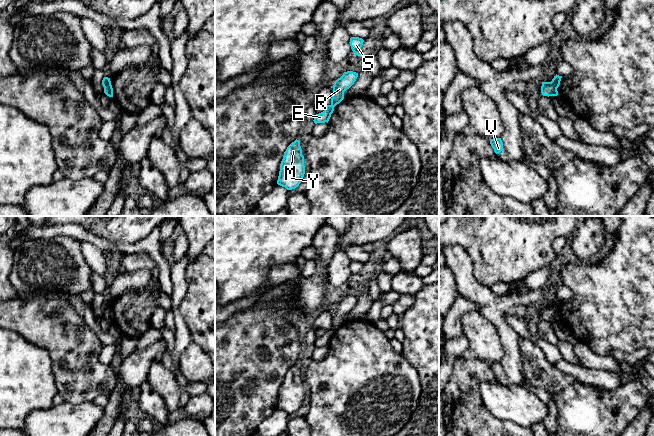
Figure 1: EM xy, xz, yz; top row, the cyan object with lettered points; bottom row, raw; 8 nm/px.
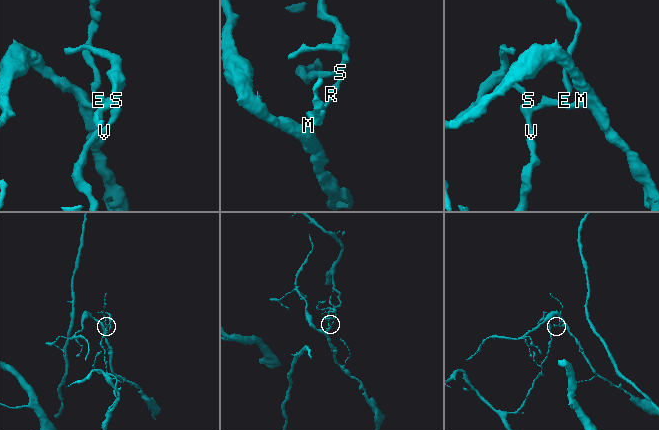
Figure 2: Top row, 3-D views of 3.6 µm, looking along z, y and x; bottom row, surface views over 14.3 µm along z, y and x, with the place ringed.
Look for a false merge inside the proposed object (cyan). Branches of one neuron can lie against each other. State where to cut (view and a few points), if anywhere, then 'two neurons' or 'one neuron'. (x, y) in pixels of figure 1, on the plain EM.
cut yz (550, 306), (556, 312); two neurons

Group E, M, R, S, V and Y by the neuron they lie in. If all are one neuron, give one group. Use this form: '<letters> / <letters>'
E M Y / R S V

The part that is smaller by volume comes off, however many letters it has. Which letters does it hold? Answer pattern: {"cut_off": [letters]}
{"cut_off": ["E", "M", "Y"]}

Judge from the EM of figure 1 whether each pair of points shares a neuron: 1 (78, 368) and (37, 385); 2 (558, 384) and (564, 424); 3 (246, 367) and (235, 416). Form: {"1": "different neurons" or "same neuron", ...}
{"1": "different neurons", "2": "different neurons", "3": "same neuron"}

